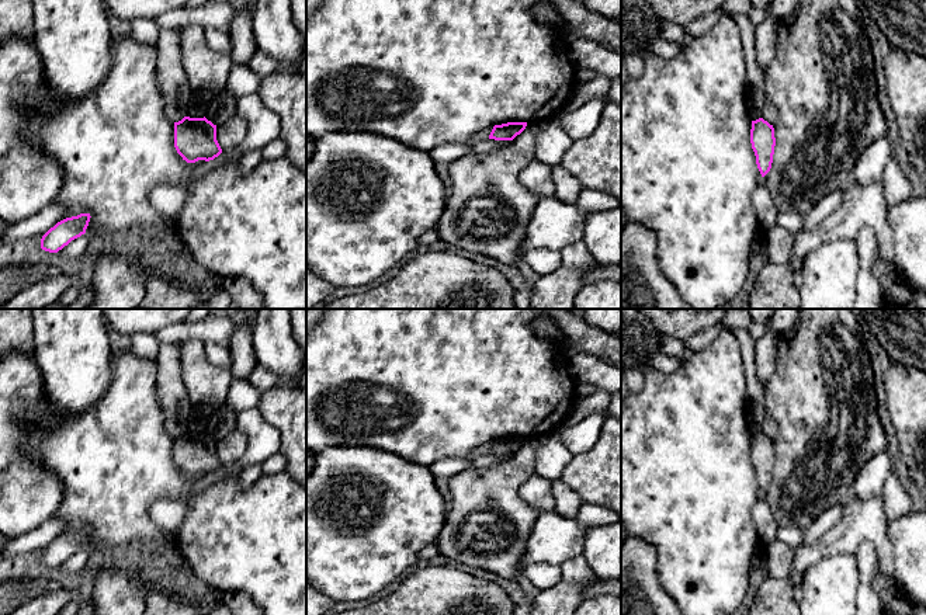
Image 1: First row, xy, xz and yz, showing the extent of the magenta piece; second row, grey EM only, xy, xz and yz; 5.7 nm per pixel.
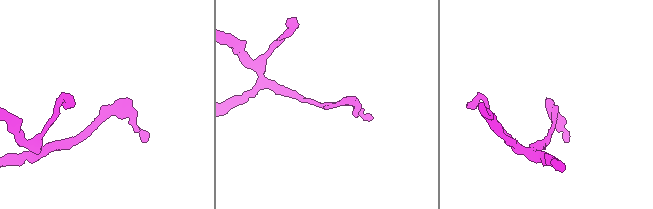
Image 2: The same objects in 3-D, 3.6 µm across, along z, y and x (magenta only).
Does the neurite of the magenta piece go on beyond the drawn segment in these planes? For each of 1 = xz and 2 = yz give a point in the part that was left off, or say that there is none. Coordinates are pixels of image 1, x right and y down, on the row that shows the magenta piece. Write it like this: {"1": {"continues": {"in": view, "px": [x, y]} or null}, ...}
{"1": {"continues": null}, "2": {"continues": null}}

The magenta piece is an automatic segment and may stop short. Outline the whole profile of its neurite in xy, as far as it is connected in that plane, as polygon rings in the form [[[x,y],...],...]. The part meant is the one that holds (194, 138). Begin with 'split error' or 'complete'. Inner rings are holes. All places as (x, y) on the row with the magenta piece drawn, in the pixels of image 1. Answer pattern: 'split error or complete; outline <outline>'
complete; outline [[[184,117],[174,122],[174,147],[187,163],[209,161],[222,153],[216,140],[216,125],[205,117]]]

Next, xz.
complete; outline [[[507,122],[502,125],[495,125],[489,139],[495,140],[513,140],[520,135],[527,126],[527,122]]]

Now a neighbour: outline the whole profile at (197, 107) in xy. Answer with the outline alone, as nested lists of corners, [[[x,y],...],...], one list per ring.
[[[194,93],[185,112],[190,118],[204,118],[207,112],[207,98],[198,93]]]

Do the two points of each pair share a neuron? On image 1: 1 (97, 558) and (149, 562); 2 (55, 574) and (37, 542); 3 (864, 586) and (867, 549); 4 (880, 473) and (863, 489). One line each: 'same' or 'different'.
1: same
2: same
3: same
4: same

